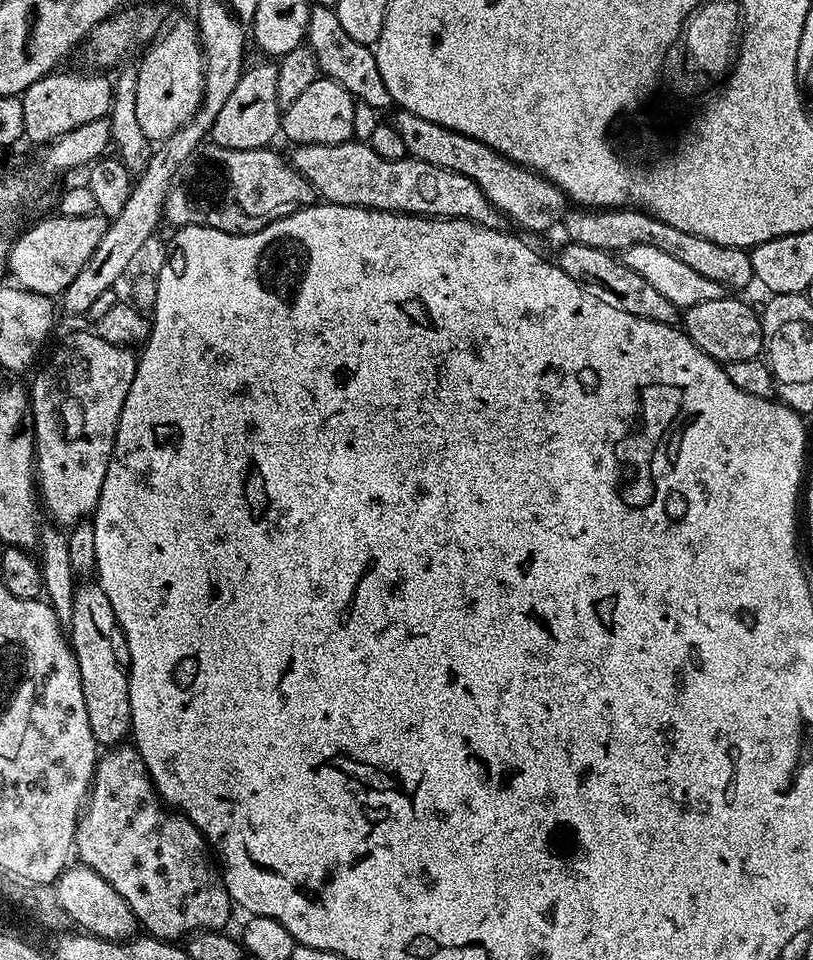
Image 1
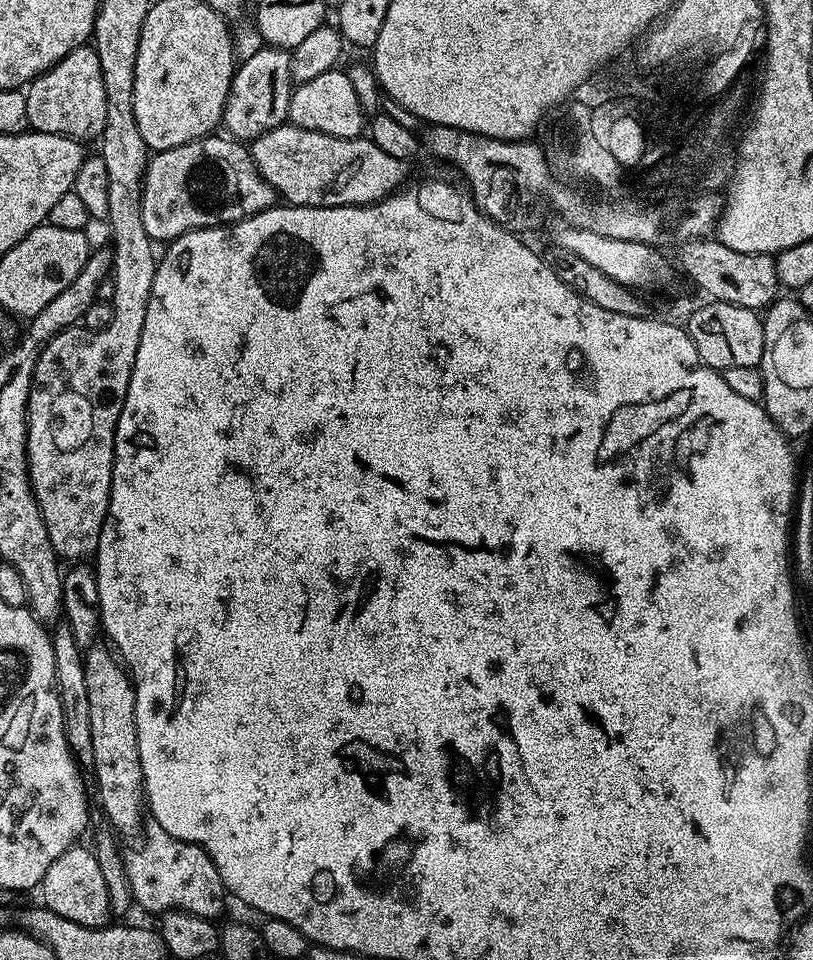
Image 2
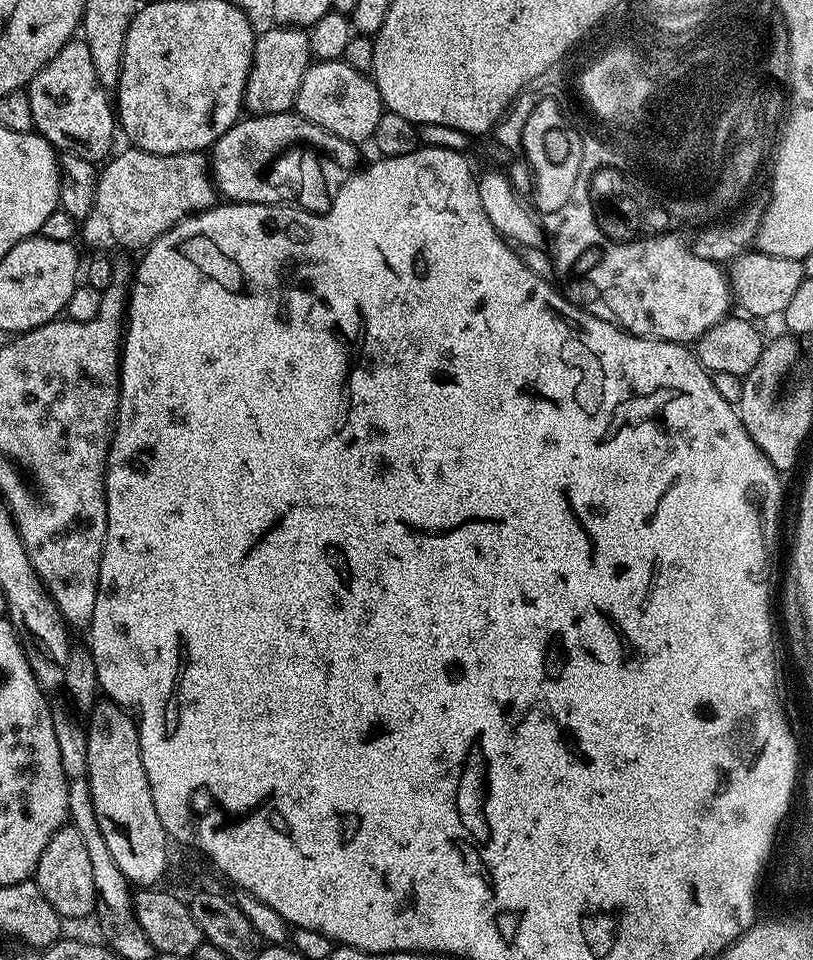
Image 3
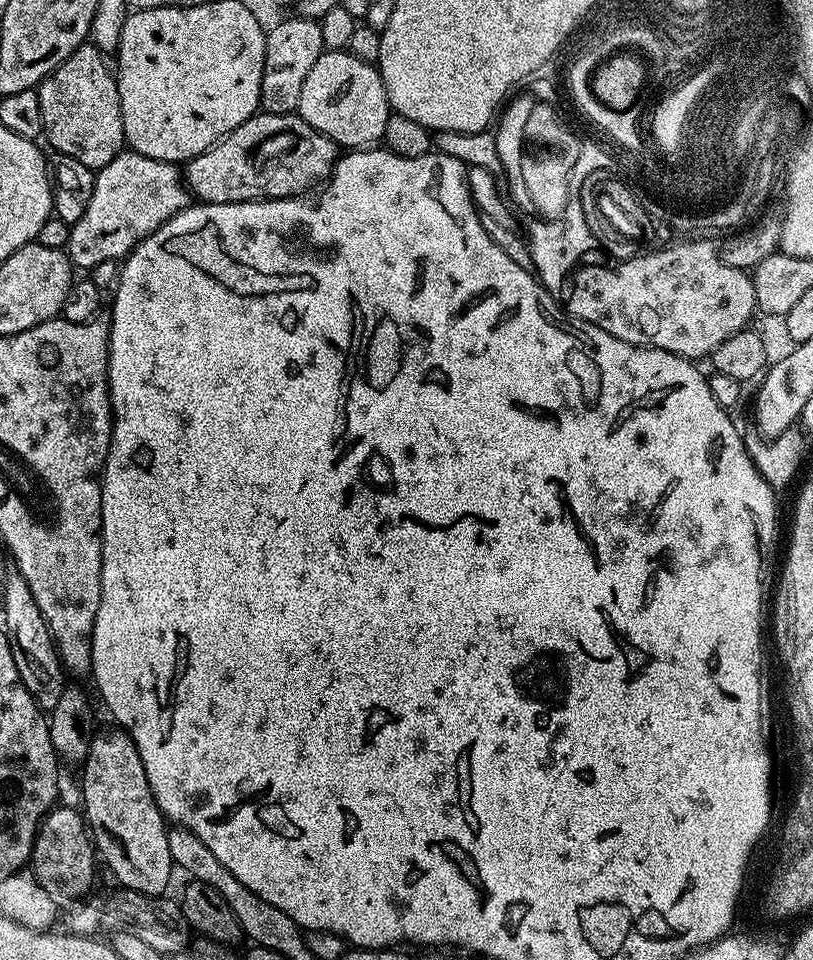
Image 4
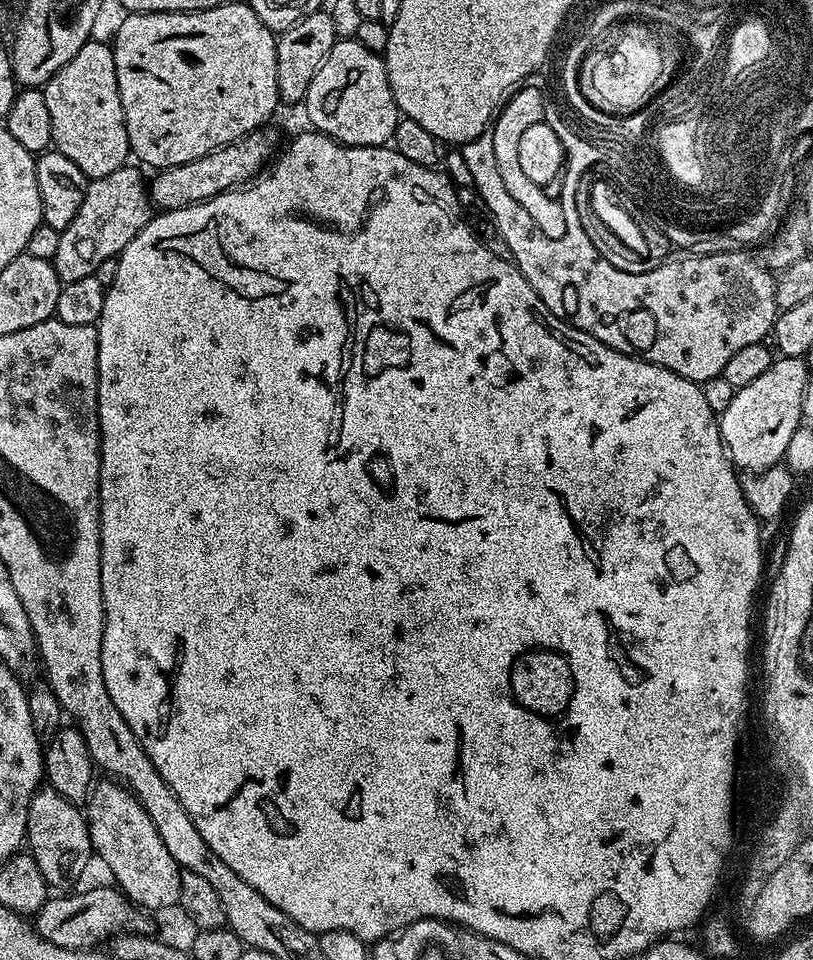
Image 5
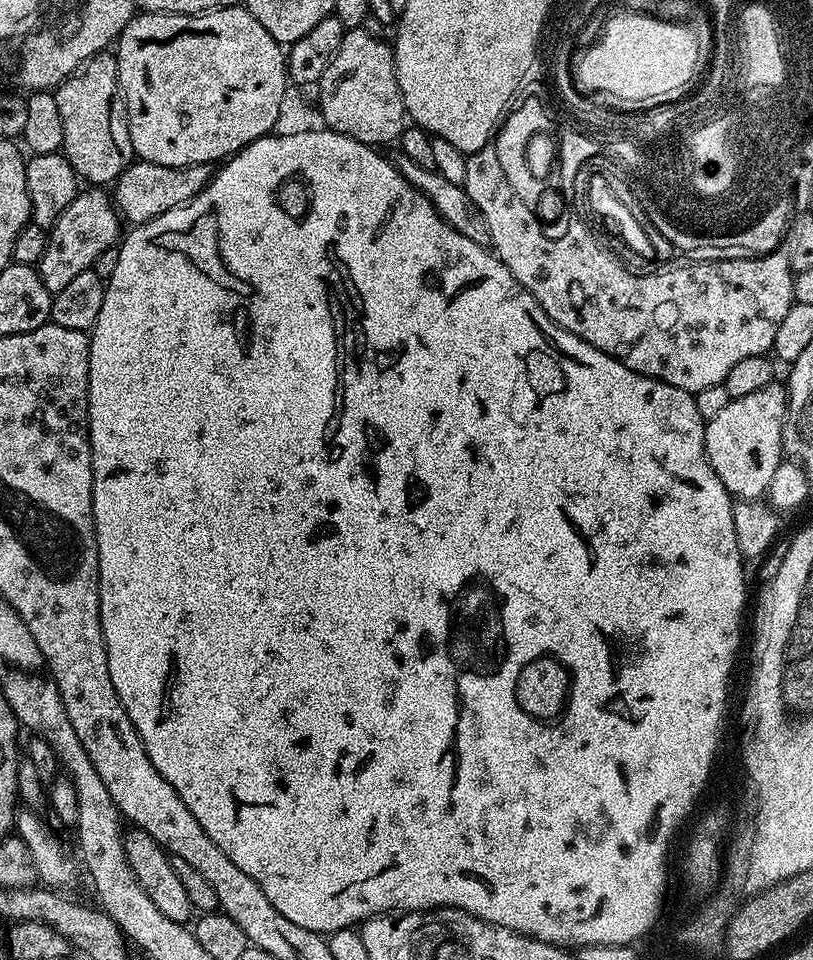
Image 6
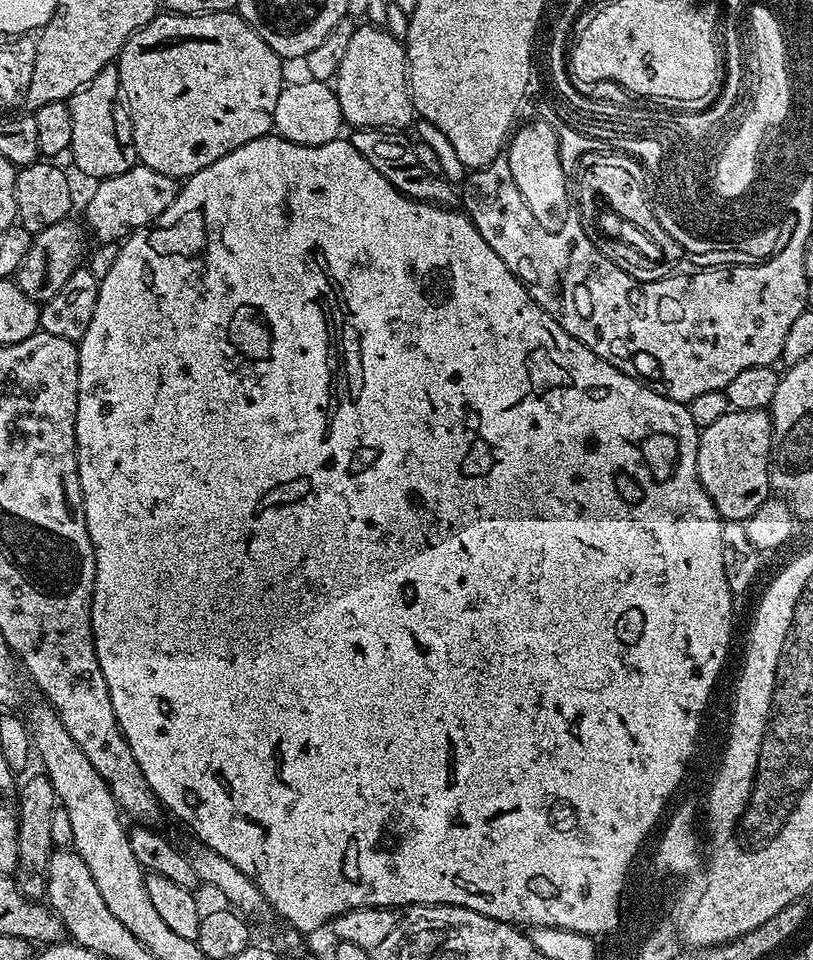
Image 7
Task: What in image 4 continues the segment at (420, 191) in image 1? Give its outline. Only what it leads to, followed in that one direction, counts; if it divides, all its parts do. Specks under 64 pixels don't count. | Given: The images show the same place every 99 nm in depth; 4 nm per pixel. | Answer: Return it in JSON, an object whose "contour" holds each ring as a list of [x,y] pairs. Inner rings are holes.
{"contour":[[[260,110],[229,136],[187,161],[182,175],[189,193],[206,204],[287,200],[311,193],[312,183],[323,185],[337,159],[336,143],[310,127],[299,114]]]}

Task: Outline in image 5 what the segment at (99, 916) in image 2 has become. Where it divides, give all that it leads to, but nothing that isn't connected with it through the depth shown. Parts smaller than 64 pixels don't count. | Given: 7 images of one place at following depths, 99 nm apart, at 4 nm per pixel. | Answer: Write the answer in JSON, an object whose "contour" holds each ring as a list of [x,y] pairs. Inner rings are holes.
{"contour":[[[40,787],[30,802],[26,848],[34,862],[38,862],[38,870],[42,870],[42,878],[46,878],[48,885],[56,890],[67,889],[64,887],[74,883],[87,870],[88,859],[94,856],[87,815],[62,798],[58,790]]]}

